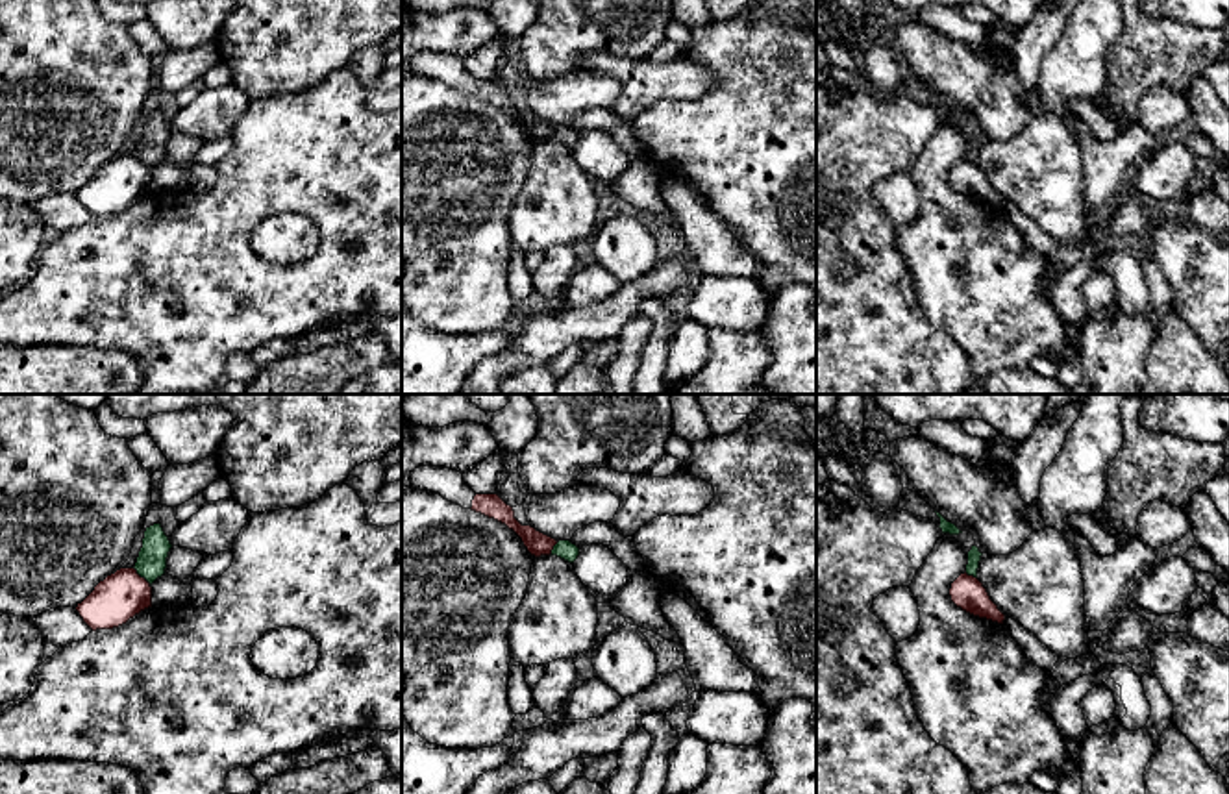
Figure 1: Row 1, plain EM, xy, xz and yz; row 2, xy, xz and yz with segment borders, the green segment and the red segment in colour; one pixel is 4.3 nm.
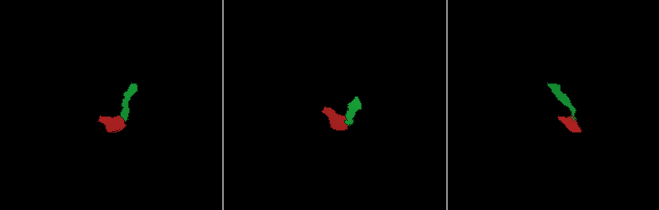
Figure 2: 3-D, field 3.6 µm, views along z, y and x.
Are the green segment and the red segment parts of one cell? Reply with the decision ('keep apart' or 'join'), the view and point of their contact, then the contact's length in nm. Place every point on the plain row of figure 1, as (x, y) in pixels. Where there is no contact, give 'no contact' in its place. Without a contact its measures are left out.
keep apart; contact xy (141, 161); length 110 nm

